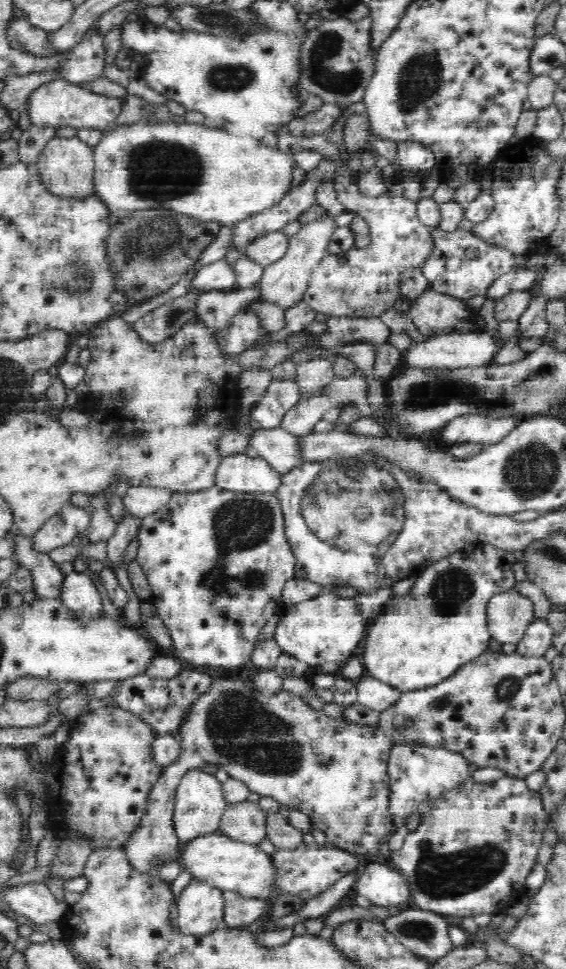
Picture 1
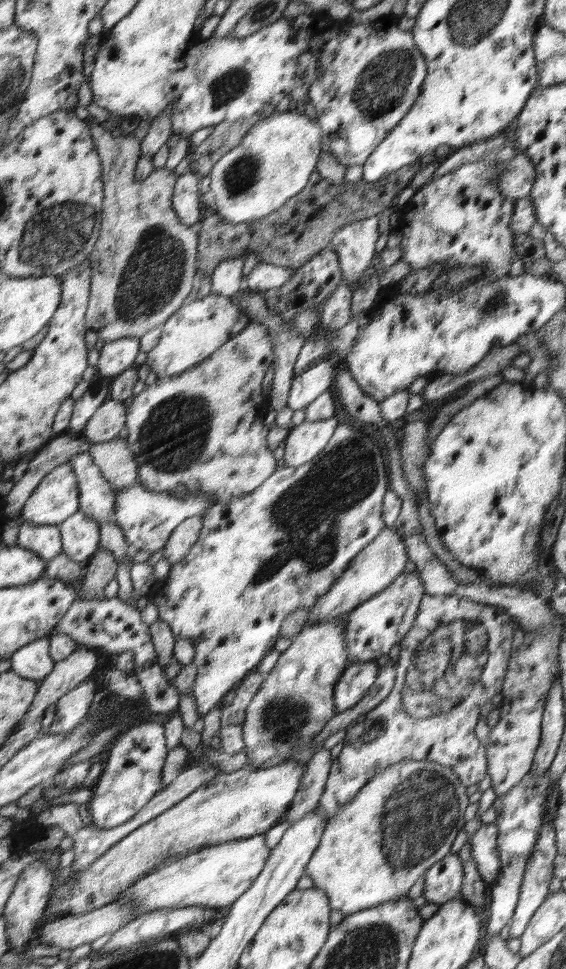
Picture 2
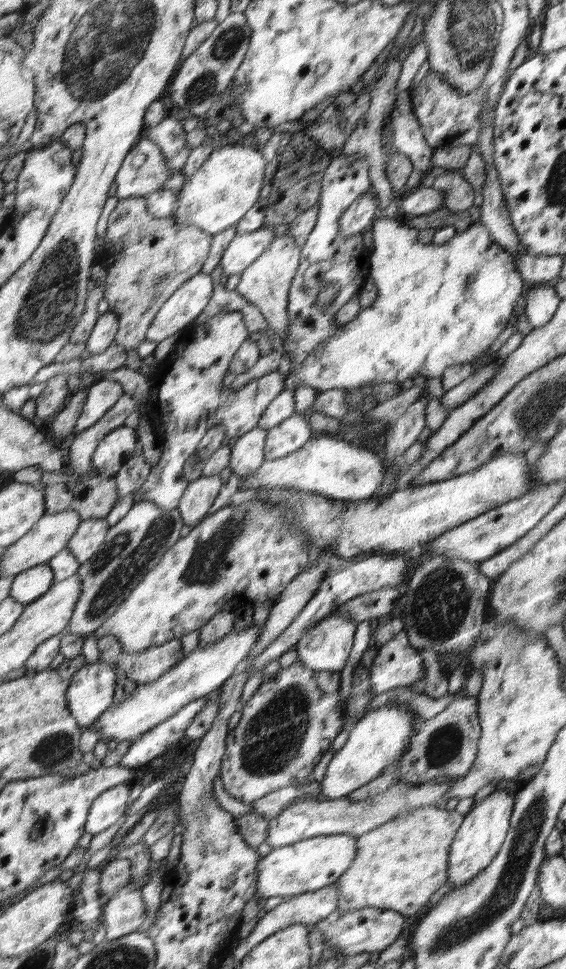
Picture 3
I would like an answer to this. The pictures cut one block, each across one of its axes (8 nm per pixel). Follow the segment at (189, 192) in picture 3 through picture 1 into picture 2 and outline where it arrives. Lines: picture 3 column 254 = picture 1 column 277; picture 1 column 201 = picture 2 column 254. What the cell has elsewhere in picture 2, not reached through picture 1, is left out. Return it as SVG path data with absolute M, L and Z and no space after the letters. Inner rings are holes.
M296 110L278 112L254 124L240 141L240 146L214 166L209 195L213 206L233 224L252 222L278 210L294 194L304 190L323 151L322 139L317 120Z

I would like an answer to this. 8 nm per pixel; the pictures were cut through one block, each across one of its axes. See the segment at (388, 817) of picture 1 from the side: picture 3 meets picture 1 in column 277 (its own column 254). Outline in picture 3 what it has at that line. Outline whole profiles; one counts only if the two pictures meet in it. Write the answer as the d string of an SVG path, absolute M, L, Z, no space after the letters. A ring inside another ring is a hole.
M298 660L289 668L280 670L254 692L243 707L239 725L231 732L221 773L224 787L234 799L244 805L252 805L270 792L290 785L299 786L300 782L296 780L308 780L322 752L330 749L330 742L341 732L340 726L344 723L345 707L340 706L338 697L340 682L340 672L310 669Z

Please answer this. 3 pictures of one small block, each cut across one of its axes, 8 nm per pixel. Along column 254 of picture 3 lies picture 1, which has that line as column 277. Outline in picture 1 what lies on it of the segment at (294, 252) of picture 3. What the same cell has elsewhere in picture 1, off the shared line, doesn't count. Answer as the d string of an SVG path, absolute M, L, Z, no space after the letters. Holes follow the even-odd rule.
M332 216L304 225L295 236L289 238L289 252L278 263L263 268L259 282L259 299L272 302L286 310L302 301L309 285L312 269L328 254L328 244L332 240L334 229L338 228Z

